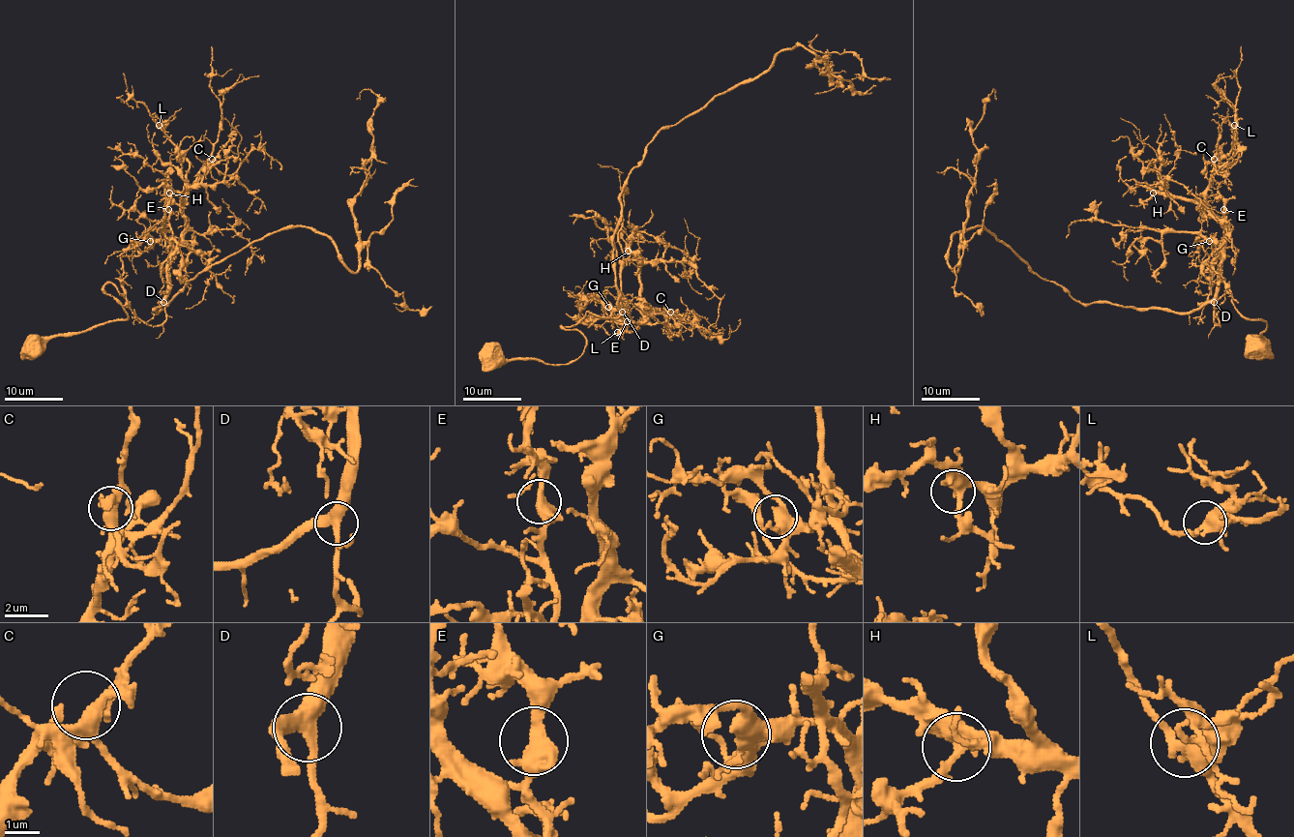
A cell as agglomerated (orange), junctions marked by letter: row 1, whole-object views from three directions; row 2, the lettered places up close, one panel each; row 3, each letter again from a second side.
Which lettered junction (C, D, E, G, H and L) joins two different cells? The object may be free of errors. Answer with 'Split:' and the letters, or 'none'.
Split: none

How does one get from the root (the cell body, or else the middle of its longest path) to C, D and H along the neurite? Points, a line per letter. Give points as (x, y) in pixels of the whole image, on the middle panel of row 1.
C: (492, 352), (569, 364), (585, 338), (562, 326), (588, 312), (625, 313), (635, 323), (644, 304), (670, 312)
D: (492, 352), (569, 364), (583, 351), (585, 338), (562, 326), (588, 312), (602, 317), (622, 312)
H: (492, 352), (569, 364), (585, 338), (562, 326), (588, 312), (639, 323), (639, 262), (628, 251)

